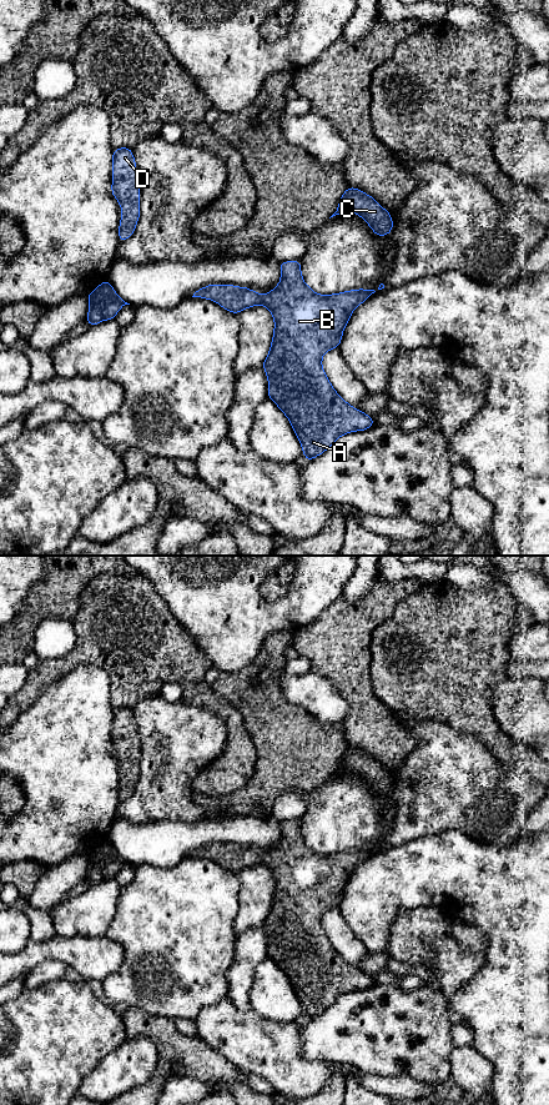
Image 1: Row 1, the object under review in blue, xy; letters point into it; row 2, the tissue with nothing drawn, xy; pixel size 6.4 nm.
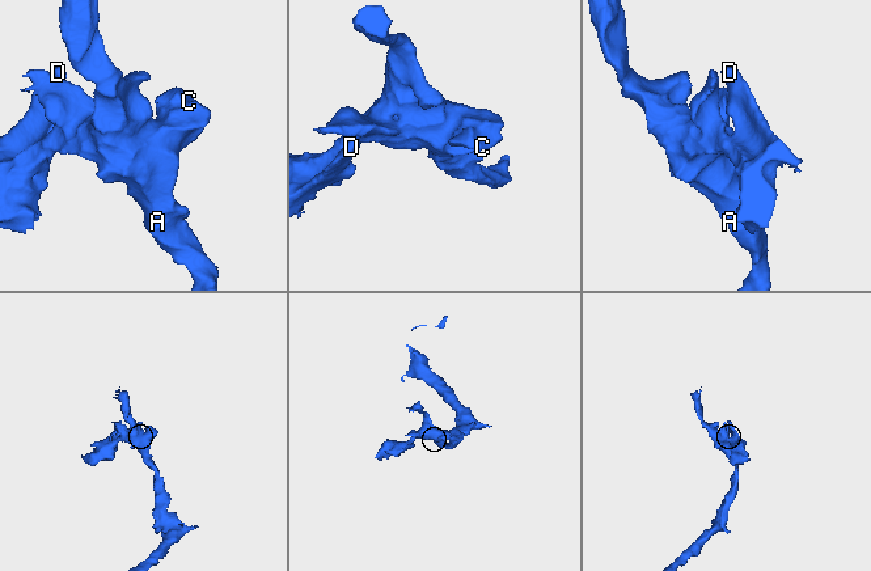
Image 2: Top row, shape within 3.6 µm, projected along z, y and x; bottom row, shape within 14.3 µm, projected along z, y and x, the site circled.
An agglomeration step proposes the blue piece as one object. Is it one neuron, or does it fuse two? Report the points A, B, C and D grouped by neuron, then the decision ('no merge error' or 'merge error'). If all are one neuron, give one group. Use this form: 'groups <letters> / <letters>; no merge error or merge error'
groups A B C / D; merge error

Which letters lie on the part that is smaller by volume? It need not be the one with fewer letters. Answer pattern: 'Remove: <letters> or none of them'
Remove: D

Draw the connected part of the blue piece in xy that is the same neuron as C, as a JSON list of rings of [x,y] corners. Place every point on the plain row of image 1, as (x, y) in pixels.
[[[348,747],[339,759],[337,770],[331,775],[344,772],[358,773],[378,795],[388,794],[393,788],[391,773],[386,770],[372,755],[358,748]]]

